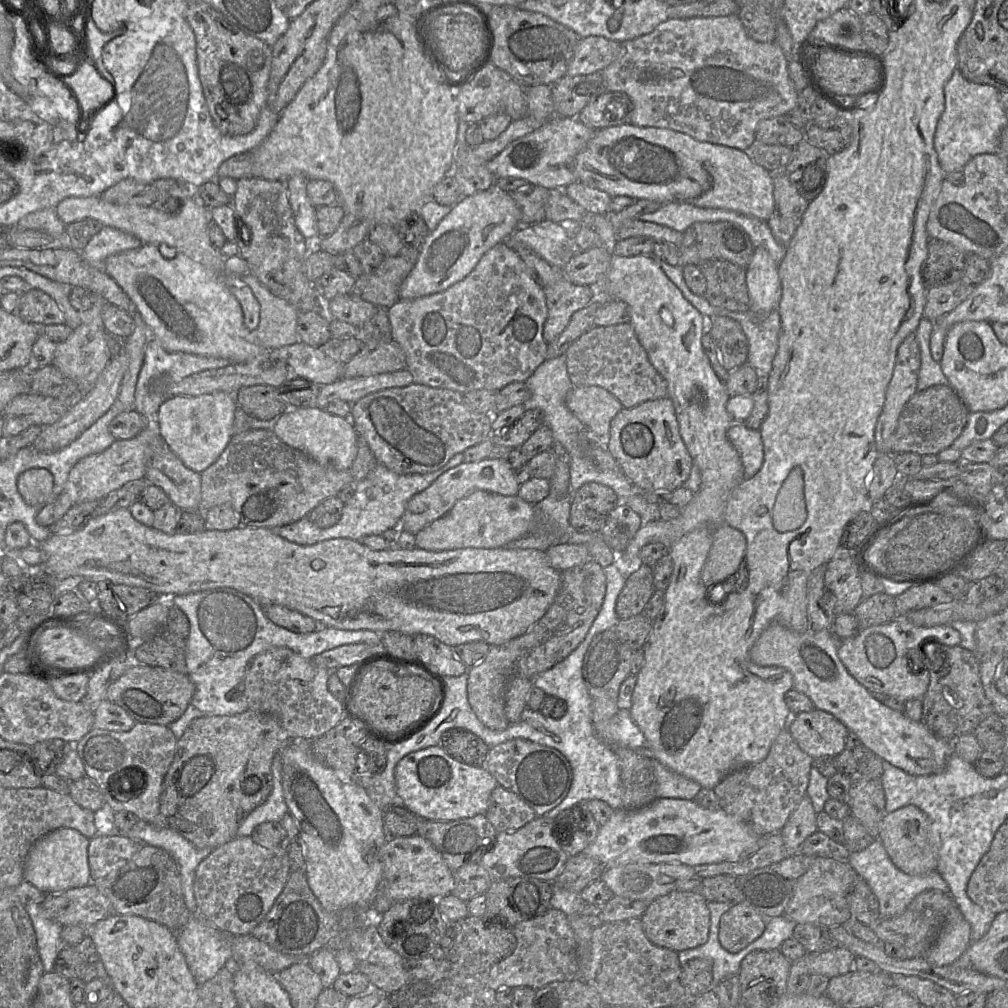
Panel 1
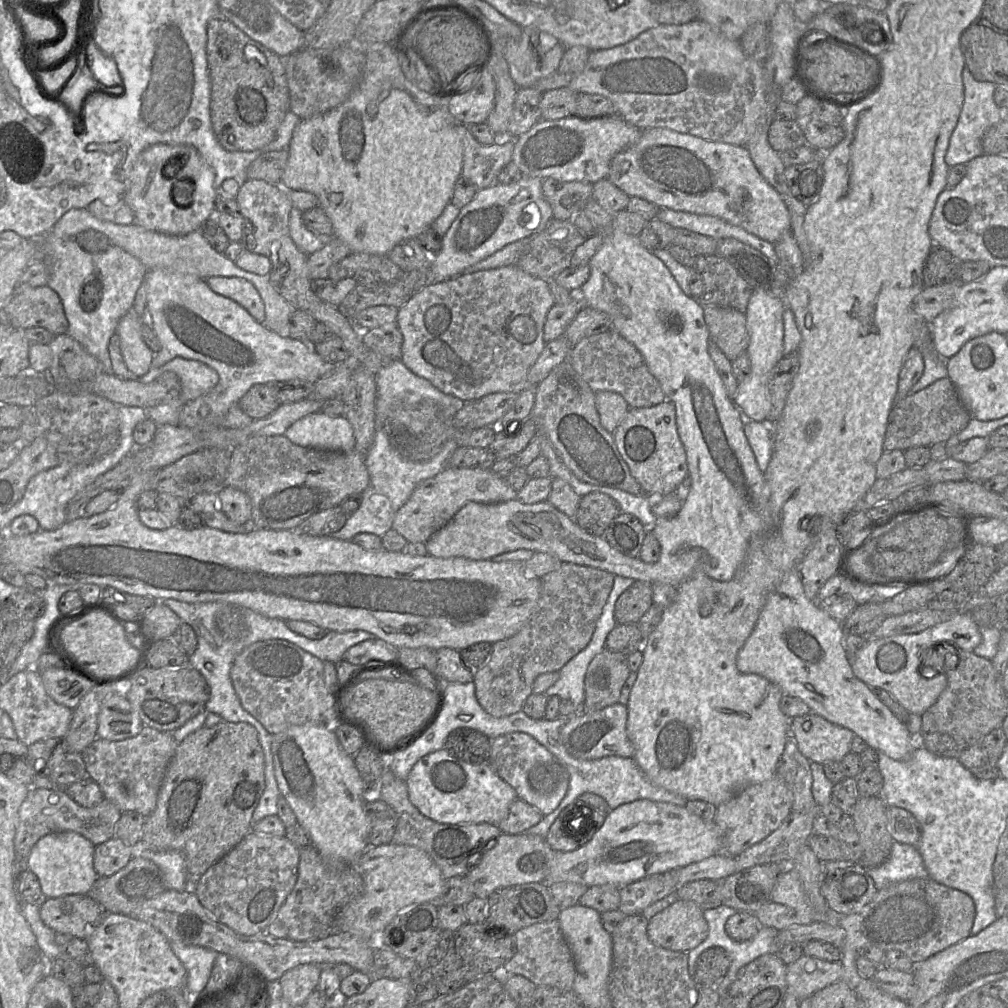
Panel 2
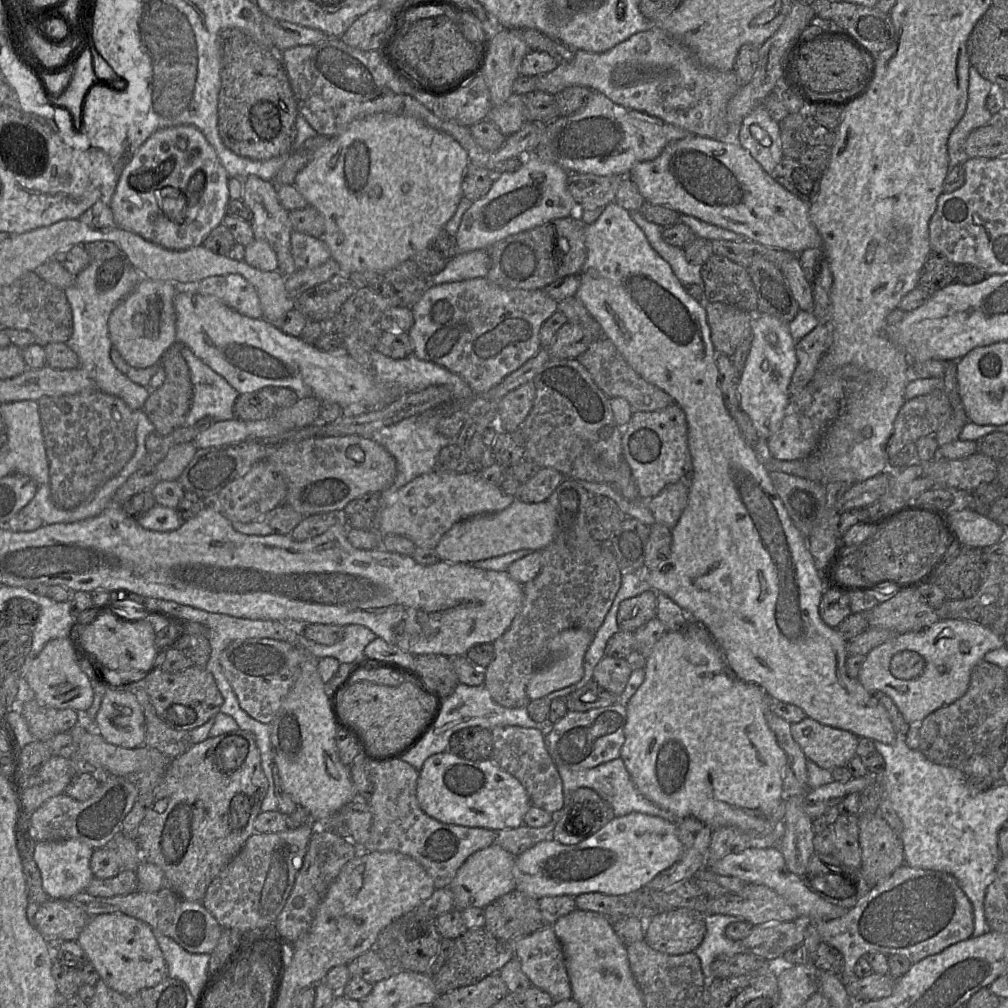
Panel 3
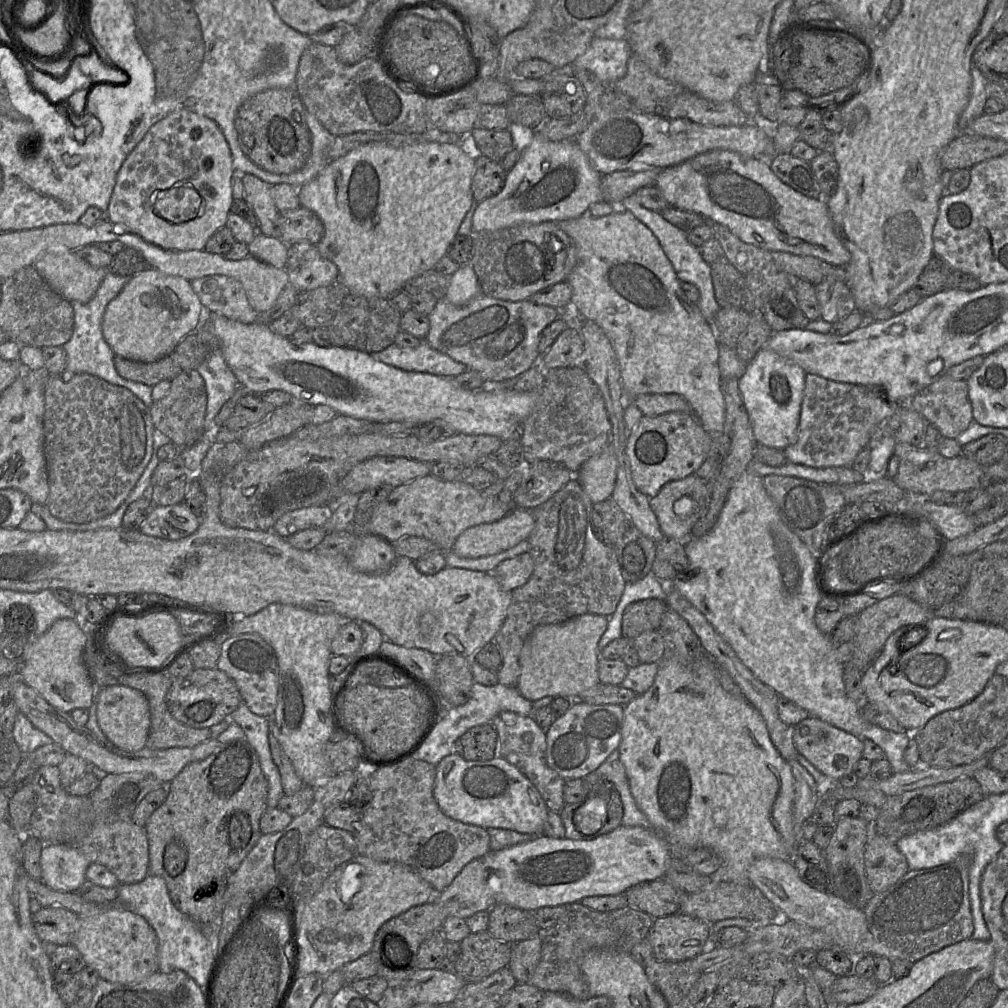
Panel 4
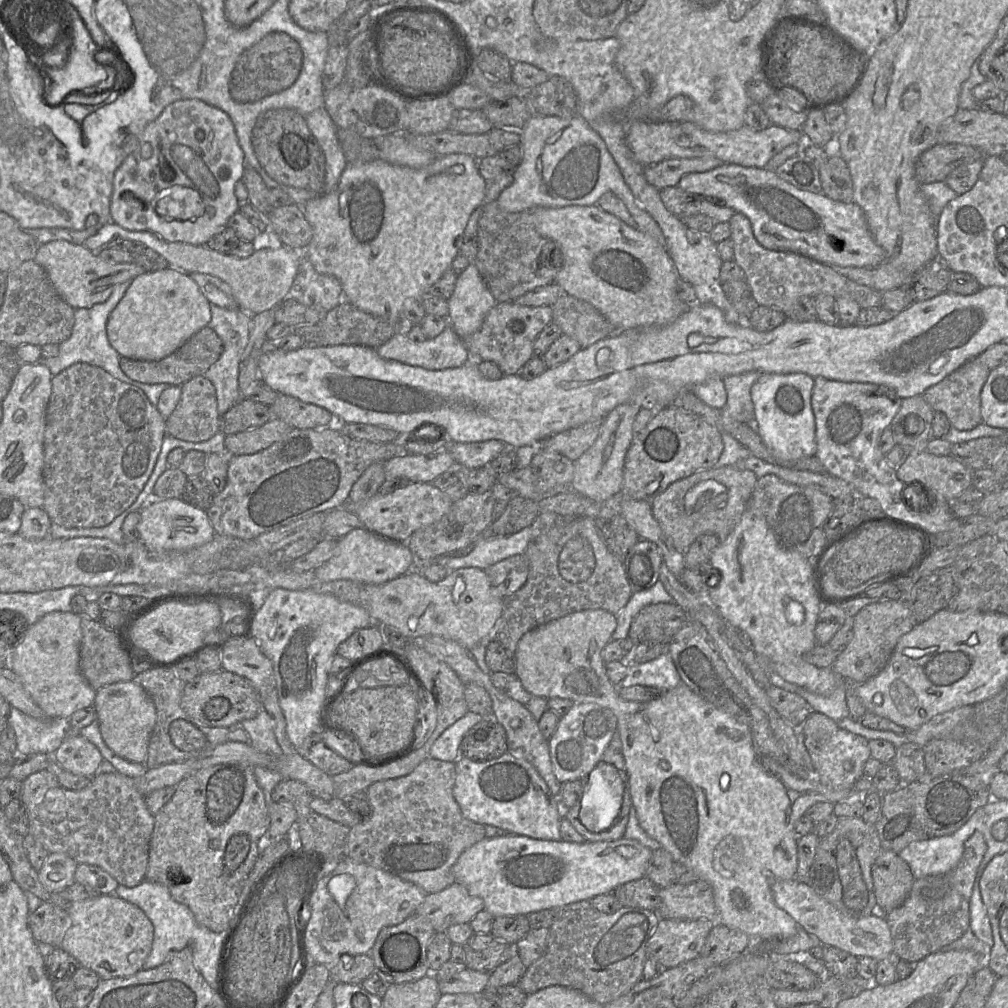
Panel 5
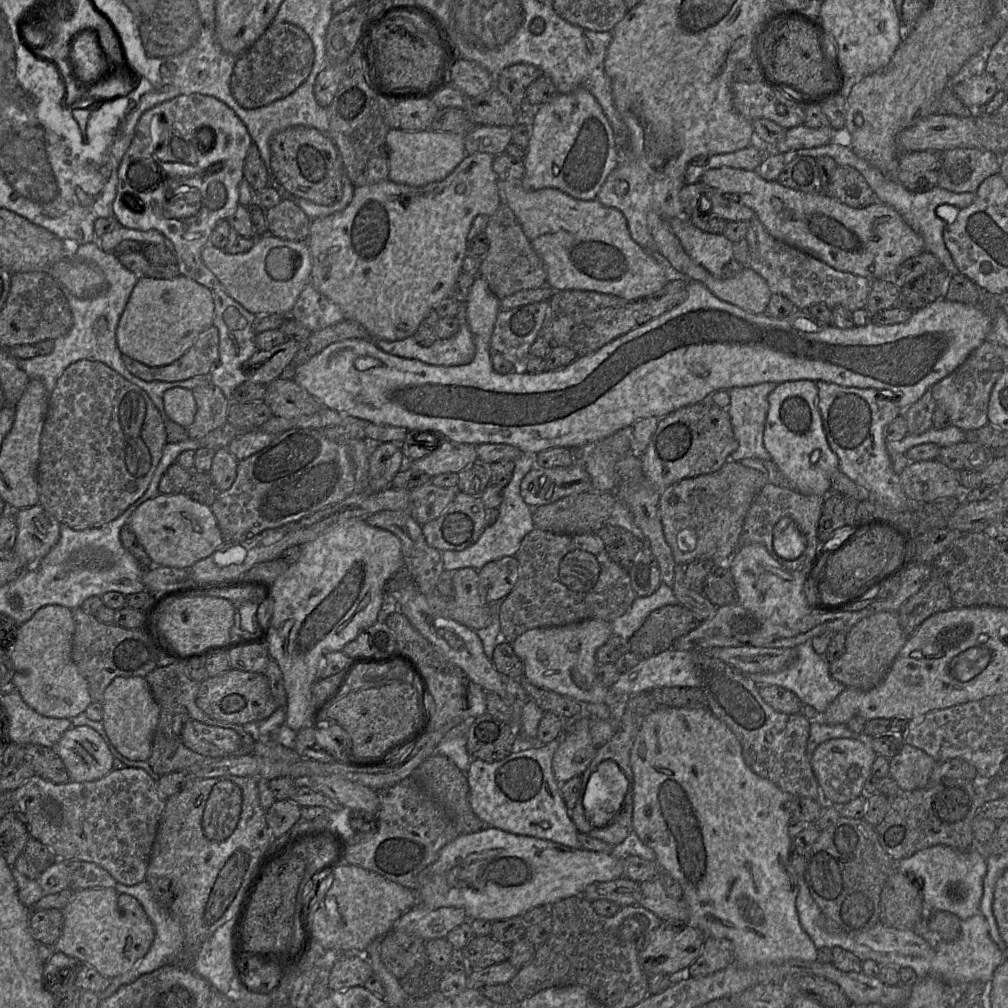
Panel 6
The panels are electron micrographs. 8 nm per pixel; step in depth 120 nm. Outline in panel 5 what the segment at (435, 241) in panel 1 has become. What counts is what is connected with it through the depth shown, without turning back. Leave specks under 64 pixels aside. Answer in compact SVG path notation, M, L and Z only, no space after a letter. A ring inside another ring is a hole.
M533 114L521 131L521 147L522 160L515 169L513 183L496 199L501 210L518 213L537 207L592 206L603 194L611 192L623 201L638 229L666 248L661 228L638 205L606 143L583 117Z

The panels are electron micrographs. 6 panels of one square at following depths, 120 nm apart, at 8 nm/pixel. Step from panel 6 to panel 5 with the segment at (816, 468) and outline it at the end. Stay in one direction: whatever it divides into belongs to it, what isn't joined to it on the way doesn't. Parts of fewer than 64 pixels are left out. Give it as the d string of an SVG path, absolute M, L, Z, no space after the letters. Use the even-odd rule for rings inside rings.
M761 373L751 388L755 429L778 462L815 456L815 417L811 406L813 387L814 378L804 373Z

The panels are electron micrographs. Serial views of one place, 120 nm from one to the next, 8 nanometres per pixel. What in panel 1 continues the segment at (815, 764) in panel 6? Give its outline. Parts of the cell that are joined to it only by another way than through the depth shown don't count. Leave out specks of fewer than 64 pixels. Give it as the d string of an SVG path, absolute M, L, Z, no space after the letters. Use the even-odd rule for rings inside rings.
M816 708L792 715L787 729L800 749L813 760L840 754L845 750L849 733L832 714Z

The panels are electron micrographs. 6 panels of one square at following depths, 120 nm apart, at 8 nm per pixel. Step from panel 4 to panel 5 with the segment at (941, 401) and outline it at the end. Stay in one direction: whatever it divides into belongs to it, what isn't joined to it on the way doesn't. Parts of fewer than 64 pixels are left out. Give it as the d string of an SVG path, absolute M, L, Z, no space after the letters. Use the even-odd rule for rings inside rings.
M976 357L948 375L940 383L927 389L922 397L934 412L944 413L953 428L960 431L973 430L982 423L981 391L990 372L991 370L987 366L979 362L979 357Z

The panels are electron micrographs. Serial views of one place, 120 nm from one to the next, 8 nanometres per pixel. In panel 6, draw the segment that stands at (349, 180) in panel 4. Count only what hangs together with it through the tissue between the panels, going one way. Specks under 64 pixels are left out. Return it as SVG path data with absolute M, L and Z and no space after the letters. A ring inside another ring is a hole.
M488 153L467 155L460 164L442 181L422 187L398 184L391 180L372 185L355 187L354 194L348 206L332 215L312 220L307 243L312 256L311 284L323 296L335 303L343 311L344 318L356 321L364 326L373 340L398 341L413 337L428 312L434 309L445 298L448 298L459 275L462 273L462 263L468 255L467 235L473 220L478 215L492 216L503 201L497 187L497 175L492 169L495 156Z

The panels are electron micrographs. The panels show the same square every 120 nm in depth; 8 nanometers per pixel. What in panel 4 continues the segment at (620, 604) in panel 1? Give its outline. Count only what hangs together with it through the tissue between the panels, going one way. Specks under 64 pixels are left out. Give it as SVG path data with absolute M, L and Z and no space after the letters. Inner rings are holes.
M656 598L630 603L622 615L622 636L633 640L645 631L658 630L667 608L666 601Z

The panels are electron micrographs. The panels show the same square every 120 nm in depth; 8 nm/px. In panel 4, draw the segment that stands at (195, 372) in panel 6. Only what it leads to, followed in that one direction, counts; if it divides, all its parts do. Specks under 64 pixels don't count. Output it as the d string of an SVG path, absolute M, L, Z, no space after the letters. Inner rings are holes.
M195 330L186 335L169 355L158 361L146 363L115 355L114 364L123 378L154 386L162 380L172 380L184 371L197 369L210 351Z

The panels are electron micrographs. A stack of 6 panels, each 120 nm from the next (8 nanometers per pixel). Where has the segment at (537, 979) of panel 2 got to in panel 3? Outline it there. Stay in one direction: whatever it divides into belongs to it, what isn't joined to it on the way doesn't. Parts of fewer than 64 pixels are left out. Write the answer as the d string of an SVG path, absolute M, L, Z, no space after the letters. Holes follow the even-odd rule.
M547 925L527 936L516 939L514 941L514 956L520 961L521 968L531 984L549 993L554 1002L572 998L563 949L552 925Z

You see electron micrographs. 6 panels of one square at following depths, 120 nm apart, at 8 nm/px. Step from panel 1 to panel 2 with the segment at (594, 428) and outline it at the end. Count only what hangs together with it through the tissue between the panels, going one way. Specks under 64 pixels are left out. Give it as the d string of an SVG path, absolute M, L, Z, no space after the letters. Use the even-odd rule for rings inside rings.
M612 391L596 393L595 404L602 427L612 434L631 409L620 394Z

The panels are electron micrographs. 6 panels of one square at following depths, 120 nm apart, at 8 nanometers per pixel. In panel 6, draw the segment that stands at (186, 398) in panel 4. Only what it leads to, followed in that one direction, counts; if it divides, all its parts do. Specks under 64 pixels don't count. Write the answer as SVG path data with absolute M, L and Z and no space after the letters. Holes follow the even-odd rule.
M211 382L195 387L192 393L196 414L193 423L187 427L187 433L189 439L199 440L227 422L231 400Z

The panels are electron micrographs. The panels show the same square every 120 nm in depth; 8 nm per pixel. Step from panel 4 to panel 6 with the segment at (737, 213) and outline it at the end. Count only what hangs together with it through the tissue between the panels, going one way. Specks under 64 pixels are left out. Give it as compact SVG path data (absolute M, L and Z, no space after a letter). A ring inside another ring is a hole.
M721 167L706 171L700 181L725 193L738 195L739 201L751 208L768 233L781 242L800 249L835 270L874 280L884 280L907 259L925 252L923 238L916 233L893 207L877 202L865 208L850 207L826 194L812 194L767 181L757 171Z

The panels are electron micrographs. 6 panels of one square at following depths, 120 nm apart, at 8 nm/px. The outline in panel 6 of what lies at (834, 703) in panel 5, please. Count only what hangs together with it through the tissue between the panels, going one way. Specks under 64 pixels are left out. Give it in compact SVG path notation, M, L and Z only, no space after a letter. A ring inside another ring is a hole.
M809 639L806 642L796 646L798 651L798 657L795 663L788 668L776 673L755 673L746 674L746 676L756 683L761 685L776 685L782 686L792 692L794 692L803 704L813 706L818 713L823 714L828 706L841 694L846 686L841 682L835 680L830 674L830 663L822 655L815 652L812 640Z

